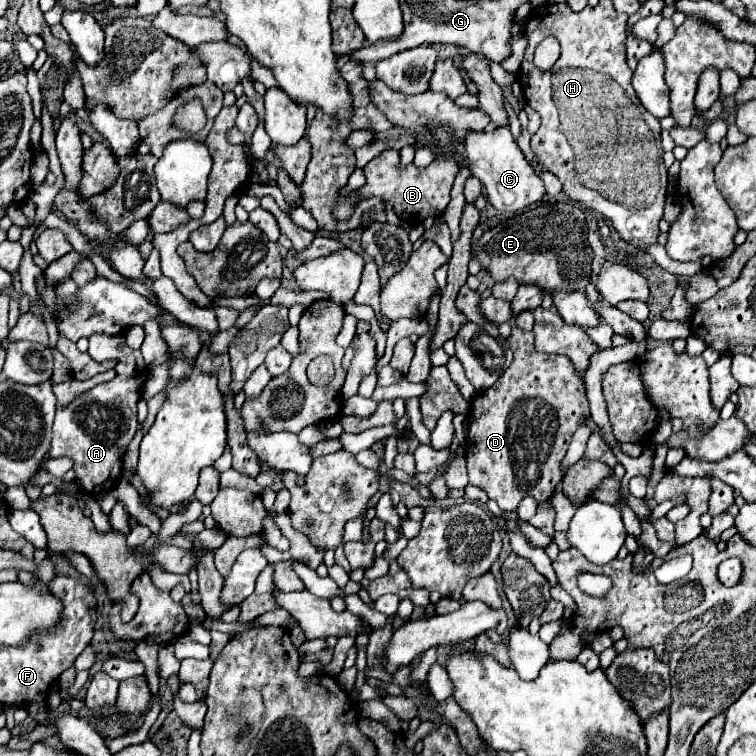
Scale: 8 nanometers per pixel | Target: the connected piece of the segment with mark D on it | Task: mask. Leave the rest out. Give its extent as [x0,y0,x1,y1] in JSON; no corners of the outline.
[466,327,590,513]

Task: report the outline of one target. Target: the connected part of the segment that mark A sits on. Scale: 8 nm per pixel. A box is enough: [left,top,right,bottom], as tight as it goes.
[50,335,148,495]

